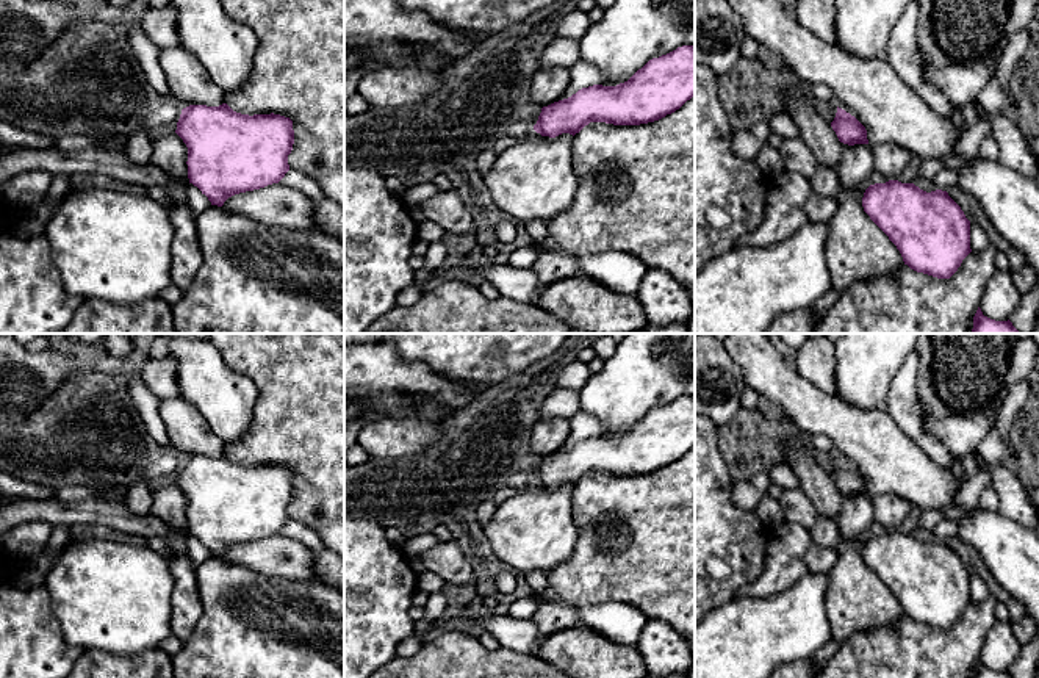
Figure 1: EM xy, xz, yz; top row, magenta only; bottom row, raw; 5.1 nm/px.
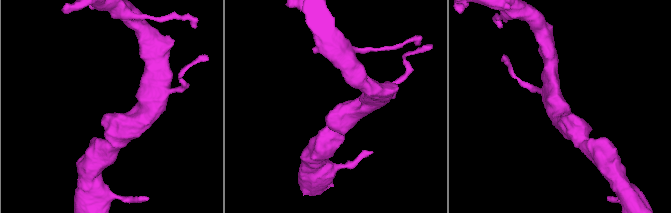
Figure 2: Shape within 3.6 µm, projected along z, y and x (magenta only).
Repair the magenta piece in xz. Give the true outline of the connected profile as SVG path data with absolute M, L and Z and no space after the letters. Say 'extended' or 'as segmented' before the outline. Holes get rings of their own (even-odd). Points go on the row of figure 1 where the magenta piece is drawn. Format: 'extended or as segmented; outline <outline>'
as segmented; outline M695 45L649 60L627 81L593 85L541 108L534 130L555 138L576 135L590 122L640 125L679 110L695 96Z

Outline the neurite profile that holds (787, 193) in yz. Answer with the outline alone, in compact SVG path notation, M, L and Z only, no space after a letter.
M786 171L770 179L764 222L742 235L734 247L771 246L792 236L807 221L806 204L812 193L811 180L800 174Z

